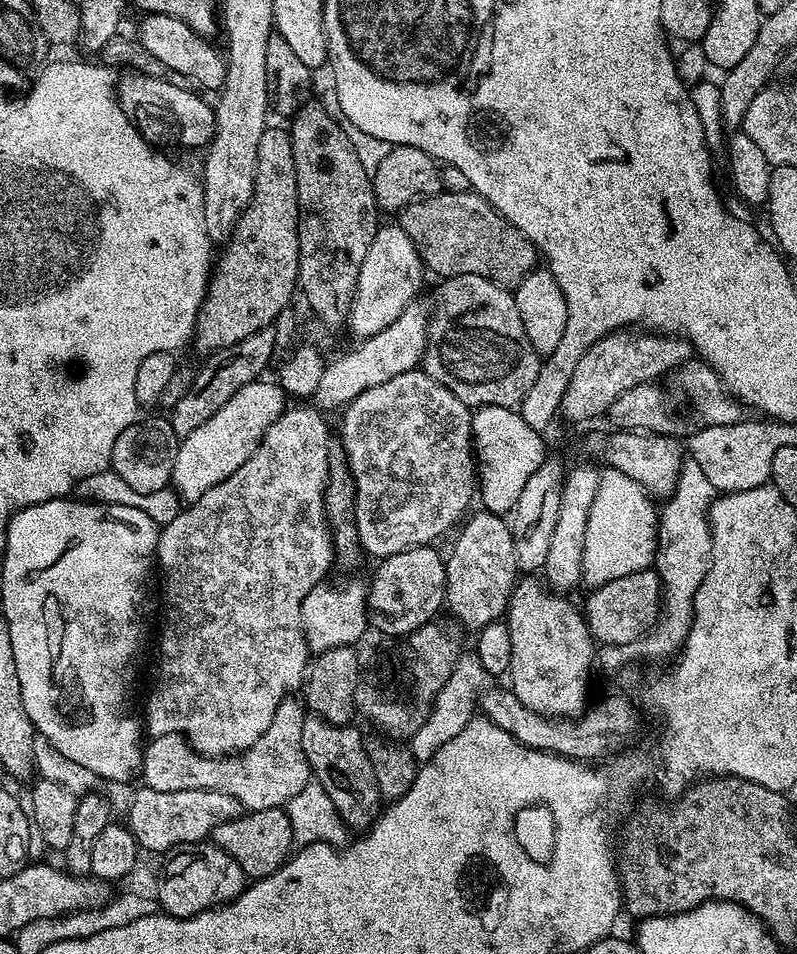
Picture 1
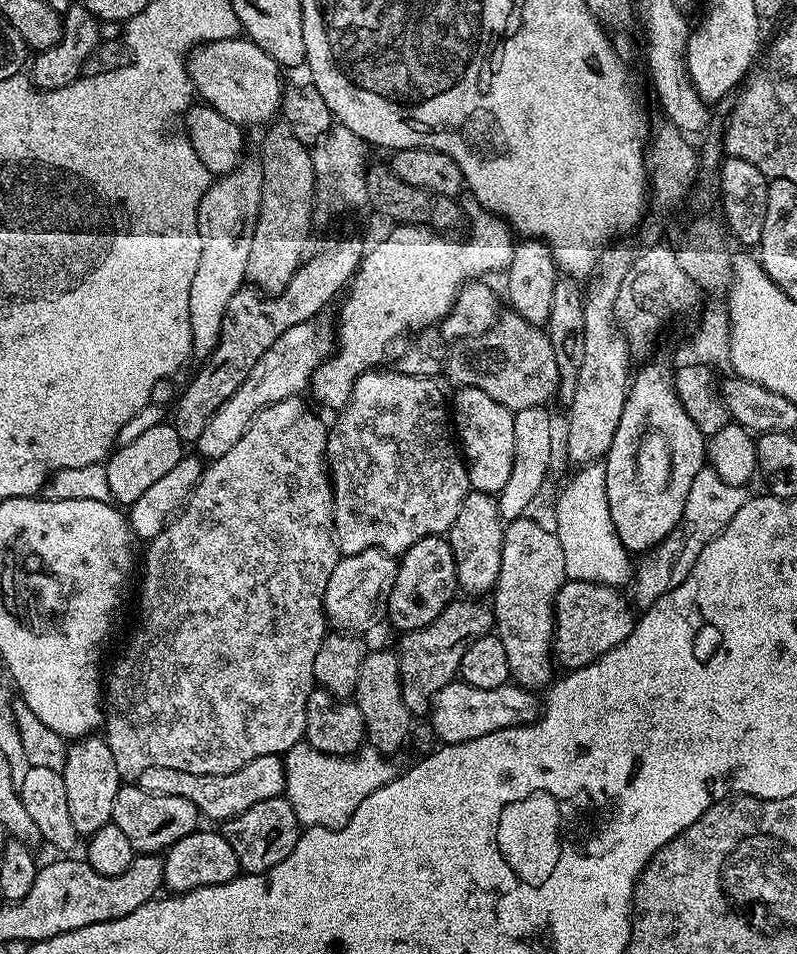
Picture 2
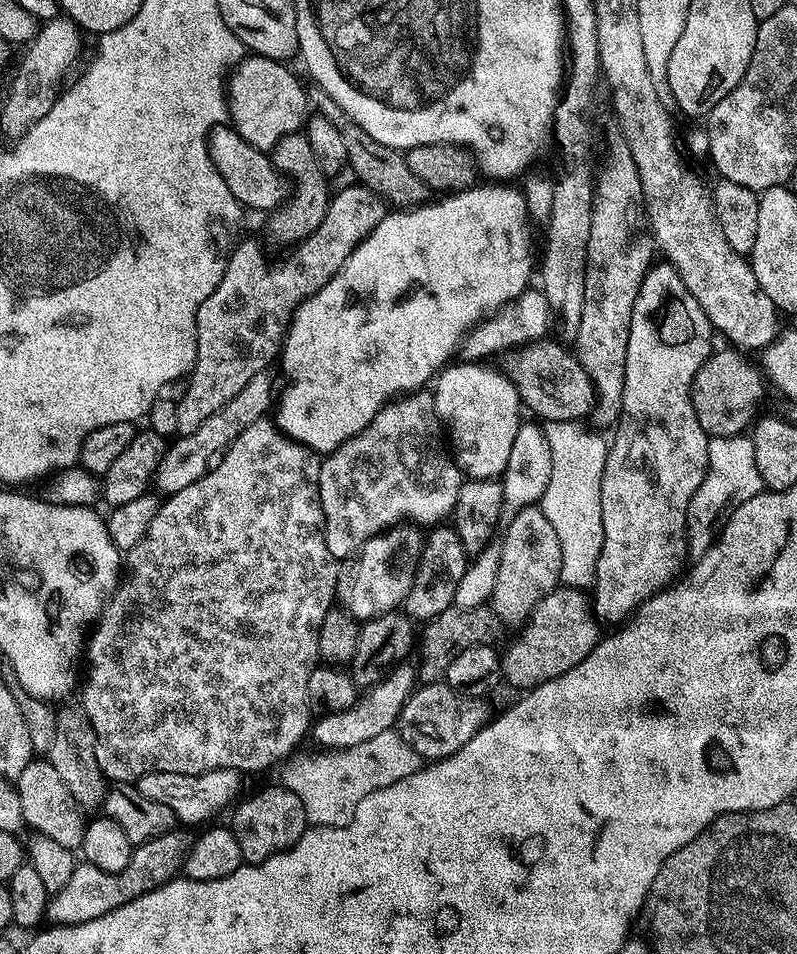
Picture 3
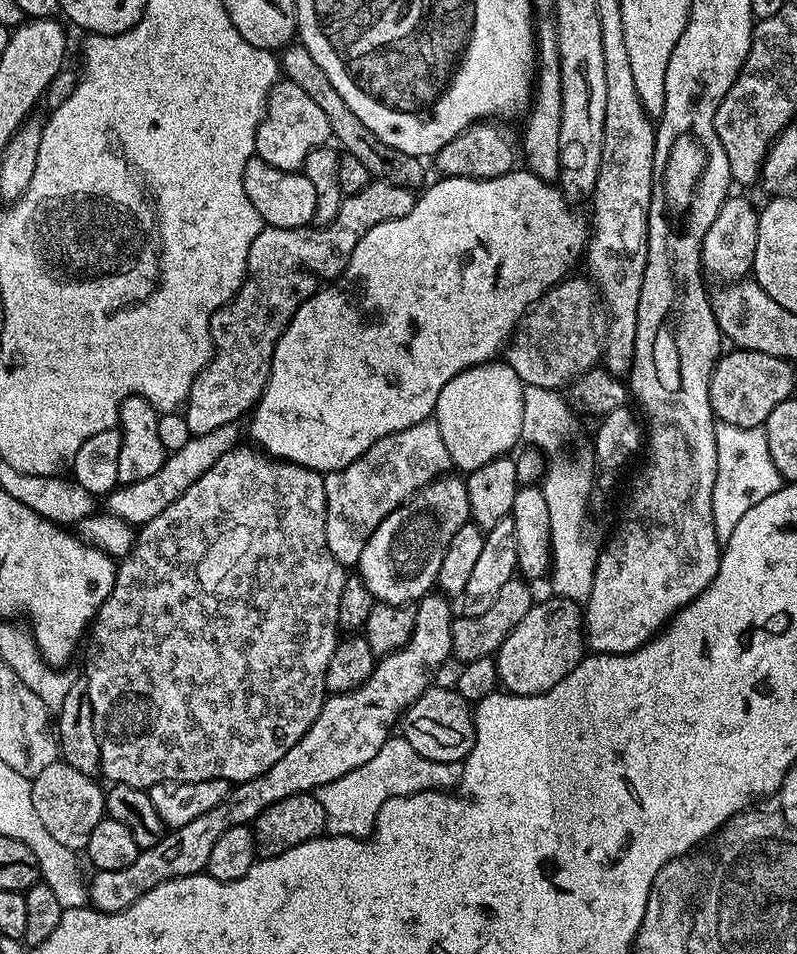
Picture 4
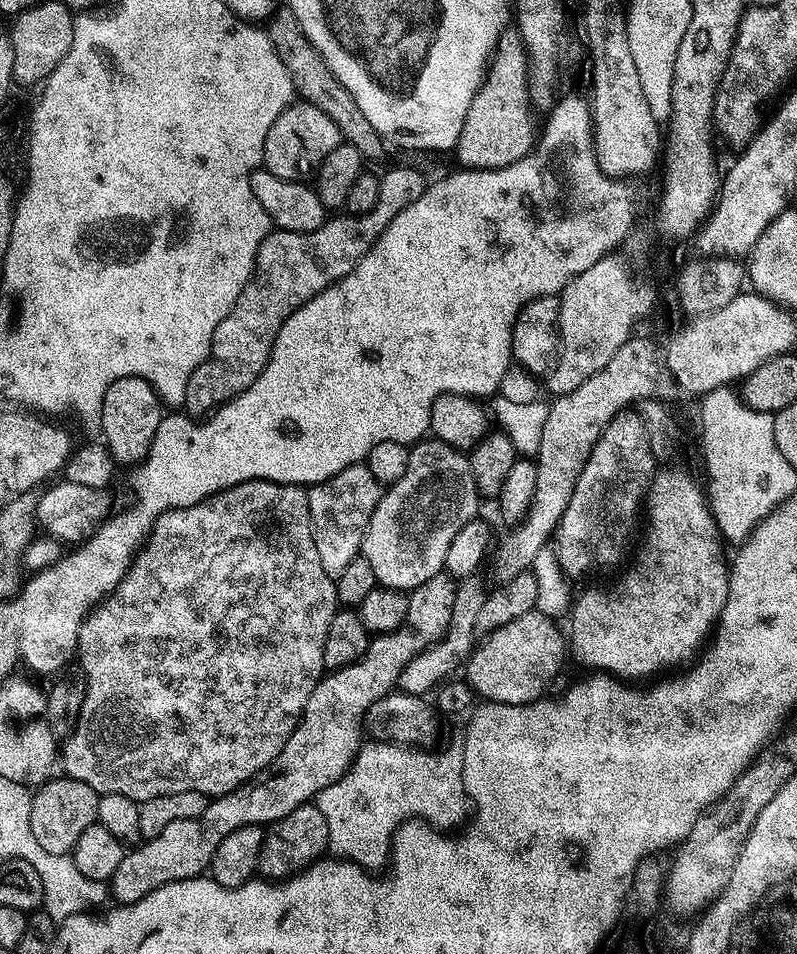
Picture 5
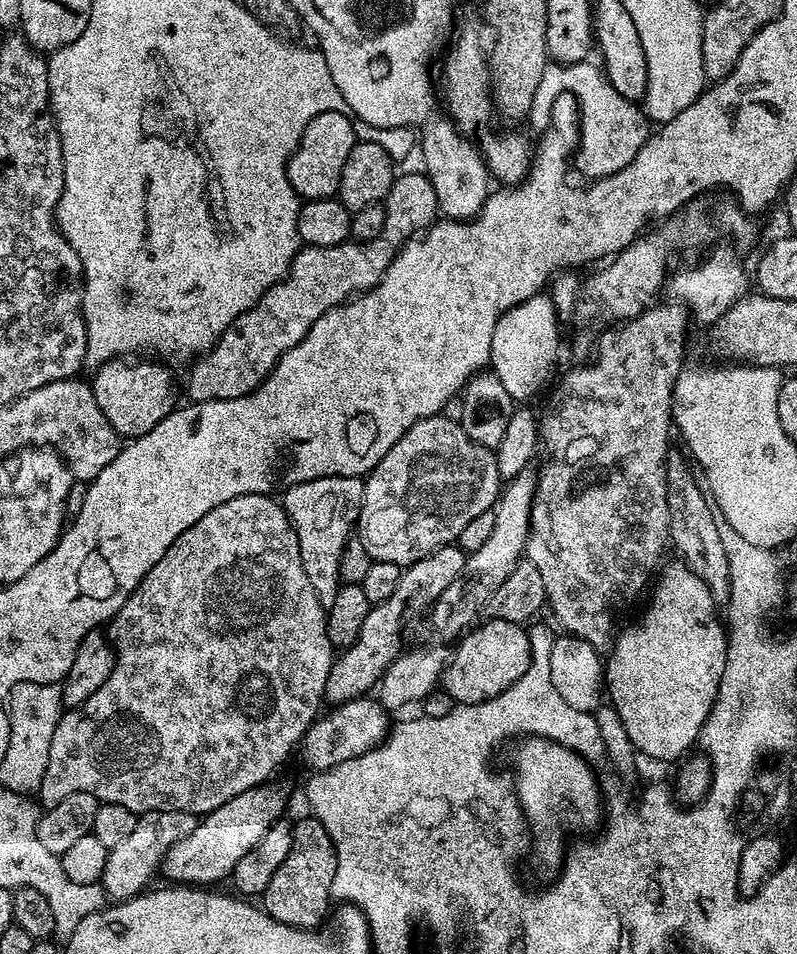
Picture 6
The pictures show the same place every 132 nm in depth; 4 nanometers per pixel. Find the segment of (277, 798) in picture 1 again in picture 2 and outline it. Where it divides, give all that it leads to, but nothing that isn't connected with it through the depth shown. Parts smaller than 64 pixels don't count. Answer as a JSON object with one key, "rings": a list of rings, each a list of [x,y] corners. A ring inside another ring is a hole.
{"rings":[[[276,754],[254,758],[249,764],[242,766],[237,772],[231,772],[228,776],[199,776],[186,774],[182,770],[170,770],[166,766],[153,766],[150,770],[143,772],[138,781],[140,788],[150,794],[177,796],[194,802],[194,806],[201,814],[217,822],[242,814],[242,810],[250,810],[250,806],[258,802],[266,802],[269,793],[264,790],[259,792],[256,784],[280,786],[283,782],[284,762]]]}

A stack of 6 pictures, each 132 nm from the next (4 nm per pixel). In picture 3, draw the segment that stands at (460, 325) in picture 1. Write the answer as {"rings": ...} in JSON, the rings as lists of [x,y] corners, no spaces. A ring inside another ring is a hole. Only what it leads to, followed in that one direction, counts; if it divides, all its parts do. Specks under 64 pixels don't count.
{"rings":[[[538,342],[521,349],[516,360],[516,376],[514,383],[516,392],[520,395],[521,405],[528,408],[536,416],[541,416],[541,421],[551,422],[554,420],[574,420],[583,421],[584,415],[591,413],[594,408],[594,389],[592,379],[586,374],[586,370],[580,365],[579,360],[571,351],[564,352],[565,345],[548,344],[549,342]]]}

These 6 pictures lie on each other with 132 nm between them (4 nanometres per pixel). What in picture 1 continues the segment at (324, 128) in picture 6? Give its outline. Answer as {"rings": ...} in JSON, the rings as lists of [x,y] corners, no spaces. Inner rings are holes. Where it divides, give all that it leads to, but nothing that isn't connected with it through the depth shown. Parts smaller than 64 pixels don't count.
{"rings":[[[149,12],[141,15],[140,33],[138,39],[147,53],[154,54],[162,65],[170,71],[182,74],[185,81],[191,82],[197,89],[213,88],[219,90],[224,87],[224,69],[226,67],[225,57],[216,48],[211,48],[209,41],[198,35],[186,22],[178,18],[170,18],[170,14],[158,14]]]}

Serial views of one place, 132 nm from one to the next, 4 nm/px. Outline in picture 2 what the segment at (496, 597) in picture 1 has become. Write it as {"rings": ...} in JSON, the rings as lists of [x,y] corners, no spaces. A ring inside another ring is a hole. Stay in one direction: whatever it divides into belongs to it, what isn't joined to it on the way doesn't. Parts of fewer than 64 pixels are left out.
{"rings":[[[469,491],[451,528],[446,533],[447,542],[456,559],[456,582],[461,593],[472,598],[480,598],[483,592],[488,594],[495,589],[502,562],[505,527],[505,521],[501,520],[496,505],[496,496],[487,492]]]}

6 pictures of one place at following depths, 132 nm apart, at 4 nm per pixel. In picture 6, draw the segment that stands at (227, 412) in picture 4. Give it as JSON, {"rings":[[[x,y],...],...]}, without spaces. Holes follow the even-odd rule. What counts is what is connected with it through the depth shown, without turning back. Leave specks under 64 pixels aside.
{"rings":[[[423,171],[408,172],[393,180],[382,201],[383,208],[384,225],[380,228],[380,236],[374,237],[369,244],[345,242],[338,246],[301,247],[284,279],[267,288],[250,310],[234,318],[234,322],[230,322],[227,330],[216,339],[213,348],[191,365],[187,399],[199,402],[249,396],[272,372],[280,355],[298,346],[322,314],[376,286],[401,248],[436,223],[440,203],[427,174]]]}

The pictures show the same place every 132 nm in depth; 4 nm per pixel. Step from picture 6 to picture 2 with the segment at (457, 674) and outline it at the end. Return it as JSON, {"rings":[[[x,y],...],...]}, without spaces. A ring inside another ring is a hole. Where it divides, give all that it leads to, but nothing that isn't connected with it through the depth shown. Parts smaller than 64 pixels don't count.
{"rings":[[[565,579],[564,585],[556,595],[556,631],[554,633],[554,656],[564,670],[581,668],[587,664],[593,664],[602,654],[614,650],[623,640],[632,633],[634,623],[634,608],[628,600],[619,592],[619,587],[608,582],[594,580],[570,580]]]}

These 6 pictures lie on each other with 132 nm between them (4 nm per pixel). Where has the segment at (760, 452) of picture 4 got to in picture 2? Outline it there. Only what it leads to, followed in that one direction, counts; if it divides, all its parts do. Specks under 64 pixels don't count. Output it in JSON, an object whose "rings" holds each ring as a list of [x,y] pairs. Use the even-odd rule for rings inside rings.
{"rings":[[[706,466],[700,471],[698,478],[694,478],[694,482],[690,485],[690,494],[686,494],[686,506],[682,510],[682,518],[674,526],[674,530],[670,530],[668,537],[651,549],[641,559],[645,560],[635,569],[636,600],[634,596],[634,604],[637,609],[649,608],[654,602],[658,602],[658,598],[662,598],[662,594],[670,594],[670,590],[674,590],[674,586],[682,586],[682,582],[686,582],[694,562],[698,562],[698,554],[702,554],[702,550],[706,550],[708,543],[728,525],[730,518],[734,518],[734,514],[738,514],[738,510],[742,510],[742,506],[749,500],[750,492],[748,491],[749,489],[745,486],[724,482],[711,466]]]}

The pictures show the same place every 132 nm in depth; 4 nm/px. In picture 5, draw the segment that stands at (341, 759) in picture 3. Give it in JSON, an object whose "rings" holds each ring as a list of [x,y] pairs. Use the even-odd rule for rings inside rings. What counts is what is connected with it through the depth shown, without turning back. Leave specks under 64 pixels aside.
{"rings":[[[379,742],[369,743],[369,748],[359,753],[357,759],[353,760],[348,766],[348,771],[345,772],[342,778],[338,778],[336,784],[326,786],[326,790],[322,790],[316,796],[315,801],[322,810],[322,818],[326,818],[326,826],[328,827],[328,846],[333,857],[341,860],[348,860],[354,864],[359,865],[365,870],[376,870],[372,868],[380,868],[389,863],[392,855],[392,837],[399,831],[401,825],[408,821],[423,821],[425,824],[431,825],[437,830],[450,830],[446,828],[456,828],[464,819],[469,819],[470,816],[470,801],[468,799],[468,792],[464,788],[464,753],[459,747],[444,748],[441,752],[428,752],[432,750],[425,750],[423,747],[414,746],[409,750],[402,750],[399,744],[381,744]]]}

